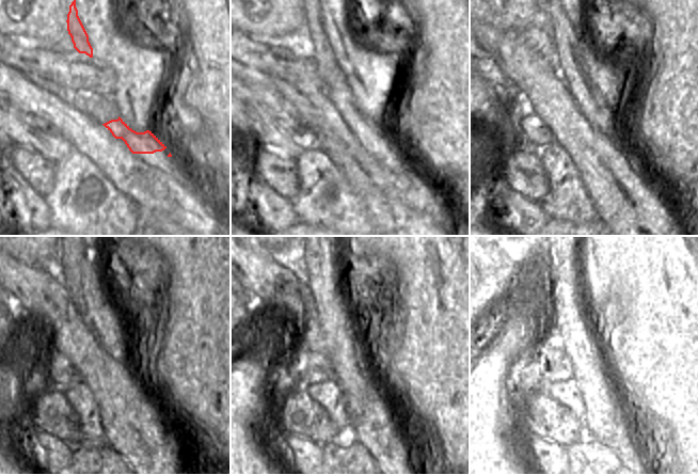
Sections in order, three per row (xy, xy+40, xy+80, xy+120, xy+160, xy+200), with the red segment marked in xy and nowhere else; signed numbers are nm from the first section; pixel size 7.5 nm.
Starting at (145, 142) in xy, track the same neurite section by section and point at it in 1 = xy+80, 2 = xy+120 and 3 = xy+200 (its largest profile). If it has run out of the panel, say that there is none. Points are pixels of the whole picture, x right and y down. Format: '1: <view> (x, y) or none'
1: xy+80 (591, 117)
2: xy+120 (107, 342)
3: xy+200 (569, 327)

